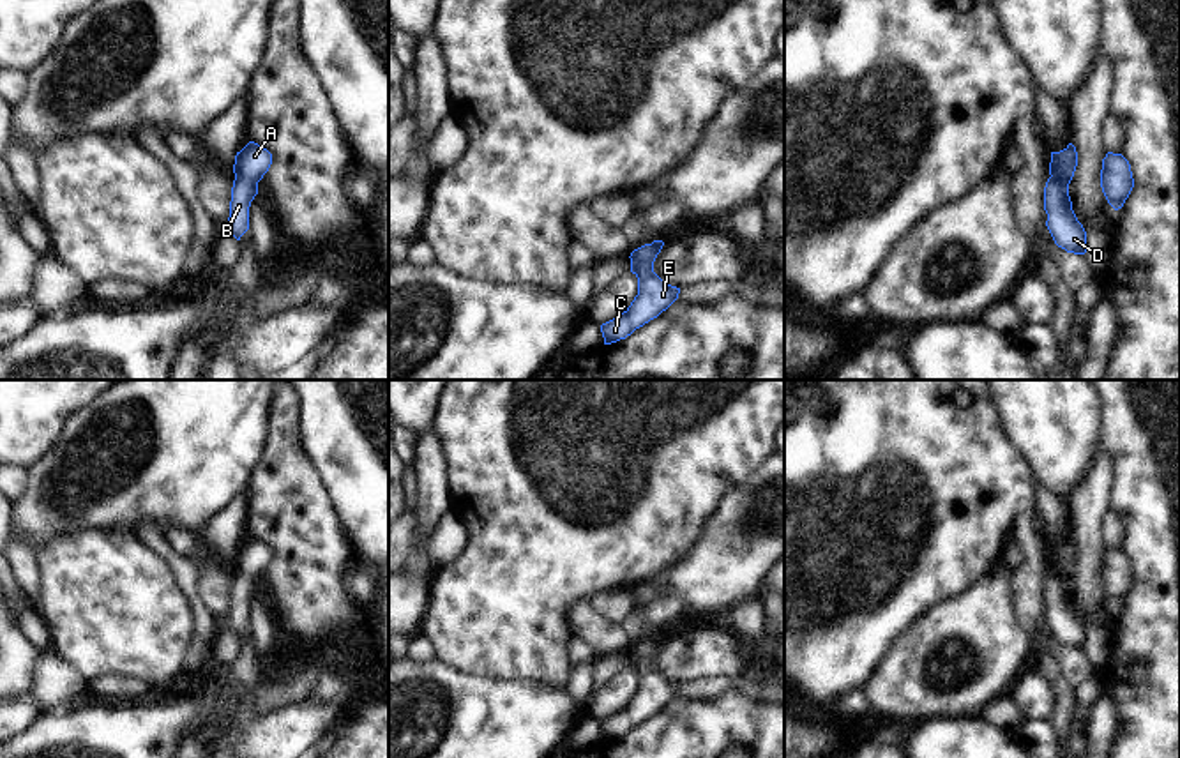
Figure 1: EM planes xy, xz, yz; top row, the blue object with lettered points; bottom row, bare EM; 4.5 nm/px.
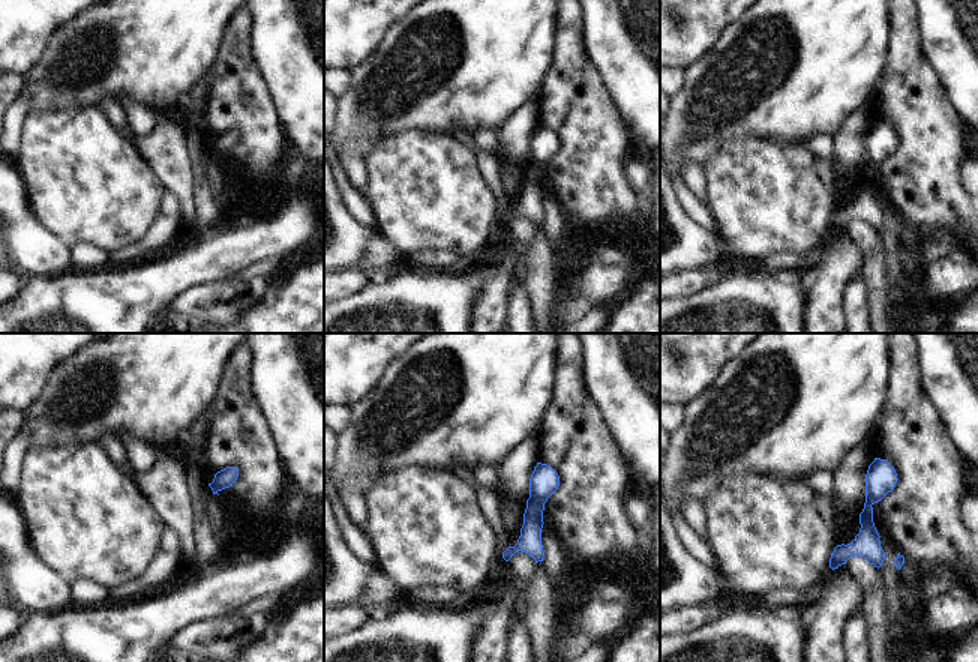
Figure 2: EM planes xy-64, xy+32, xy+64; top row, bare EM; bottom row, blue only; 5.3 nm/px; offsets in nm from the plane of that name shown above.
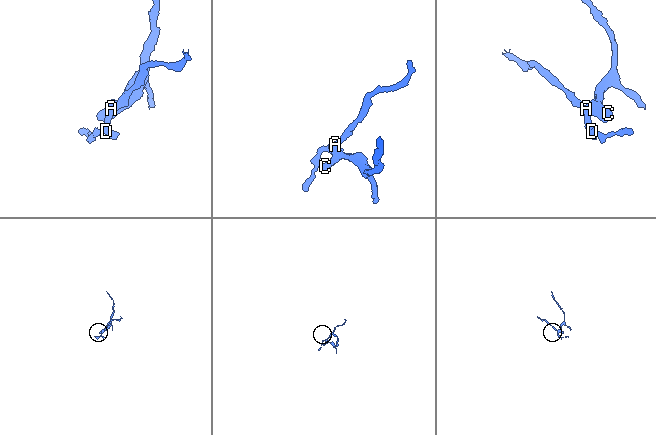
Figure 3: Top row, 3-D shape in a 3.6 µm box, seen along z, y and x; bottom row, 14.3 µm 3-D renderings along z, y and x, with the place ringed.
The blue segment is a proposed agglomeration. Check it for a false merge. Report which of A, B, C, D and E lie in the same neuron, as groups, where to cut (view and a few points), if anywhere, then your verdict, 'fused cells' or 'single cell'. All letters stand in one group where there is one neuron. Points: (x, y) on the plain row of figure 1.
A B C D E; no cut; single cell

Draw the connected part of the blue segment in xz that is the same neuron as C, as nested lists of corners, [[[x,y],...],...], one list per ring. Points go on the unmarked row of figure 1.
[[[654,636],[631,648],[631,668],[638,673],[638,691],[618,714],[601,721],[604,740],[625,735],[678,694],[680,684],[664,678],[654,668],[654,657],[662,641],[662,636]]]

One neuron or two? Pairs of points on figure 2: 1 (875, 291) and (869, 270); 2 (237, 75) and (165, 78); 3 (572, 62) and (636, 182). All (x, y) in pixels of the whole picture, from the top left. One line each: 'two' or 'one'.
1: one
2: two
3: two

